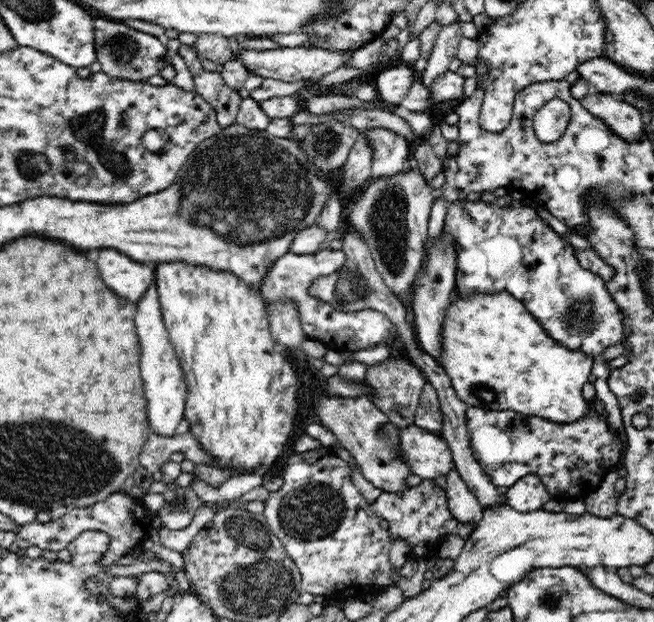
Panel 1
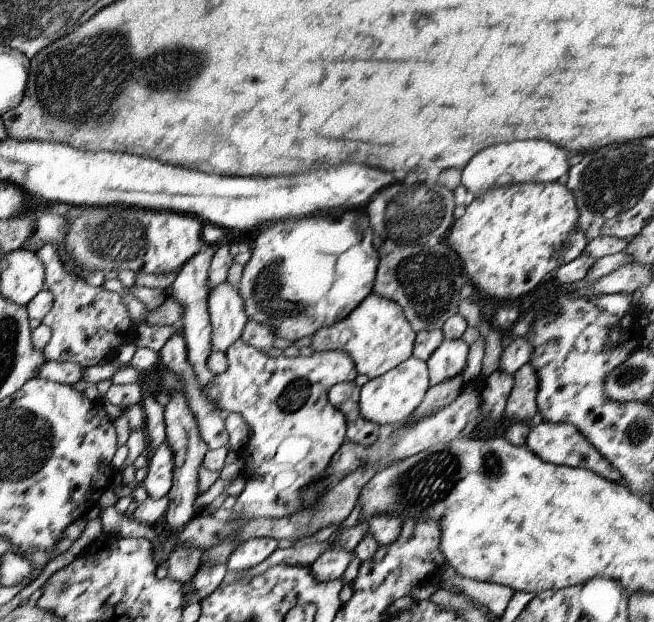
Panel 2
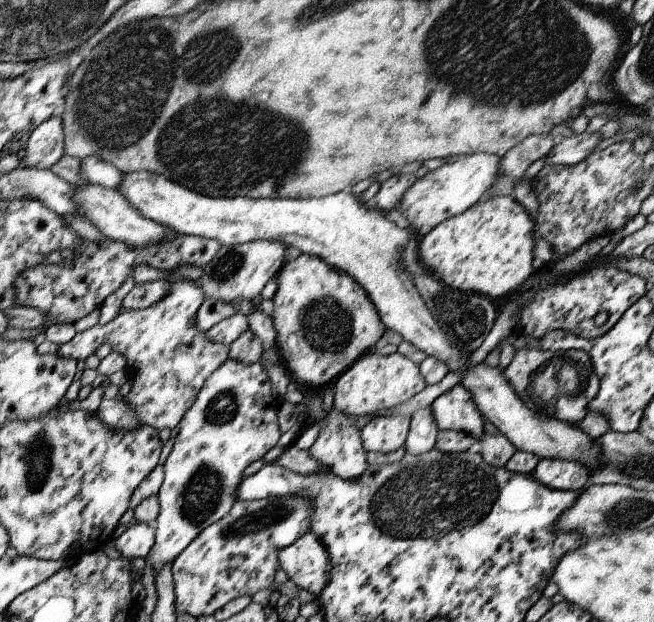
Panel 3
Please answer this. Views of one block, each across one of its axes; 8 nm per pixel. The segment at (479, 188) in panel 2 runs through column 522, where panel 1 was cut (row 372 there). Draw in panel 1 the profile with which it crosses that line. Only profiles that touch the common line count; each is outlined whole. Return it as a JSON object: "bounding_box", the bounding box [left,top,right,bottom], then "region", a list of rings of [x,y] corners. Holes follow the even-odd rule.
{"bounding_box":[135,284,187,437],"region":[[[151,284],[142,298],[135,303],[136,332],[140,338],[140,372],[144,380],[144,392],[148,400],[148,420],[154,434],[164,437],[177,435],[180,420],[185,417],[187,384],[175,353],[175,348],[170,342],[163,314],[161,311],[159,296],[155,284]]]}

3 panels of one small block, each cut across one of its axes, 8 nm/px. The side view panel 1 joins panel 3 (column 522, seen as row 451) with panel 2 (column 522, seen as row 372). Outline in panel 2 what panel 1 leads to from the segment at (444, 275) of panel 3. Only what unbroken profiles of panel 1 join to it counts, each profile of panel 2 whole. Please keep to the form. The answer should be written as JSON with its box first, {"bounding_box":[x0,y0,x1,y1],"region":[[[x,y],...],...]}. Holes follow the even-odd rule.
{"bounding_box":[444,182,587,299],"region":[[[556,182],[520,183],[490,189],[475,197],[465,214],[453,221],[444,241],[459,256],[466,280],[492,298],[526,299],[534,288],[544,282],[554,268],[578,258],[587,245],[587,236],[577,229],[579,210],[573,192]]]}

